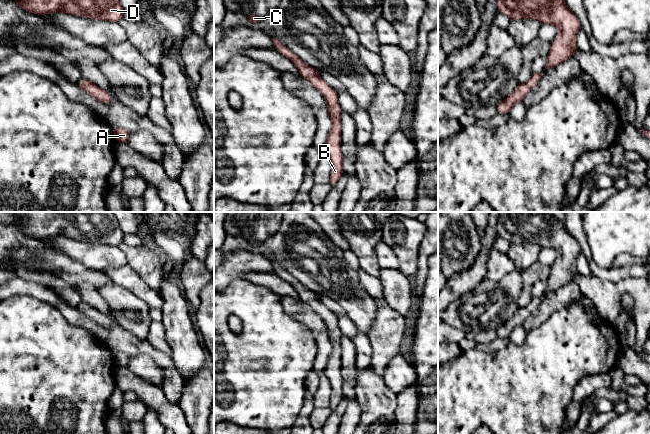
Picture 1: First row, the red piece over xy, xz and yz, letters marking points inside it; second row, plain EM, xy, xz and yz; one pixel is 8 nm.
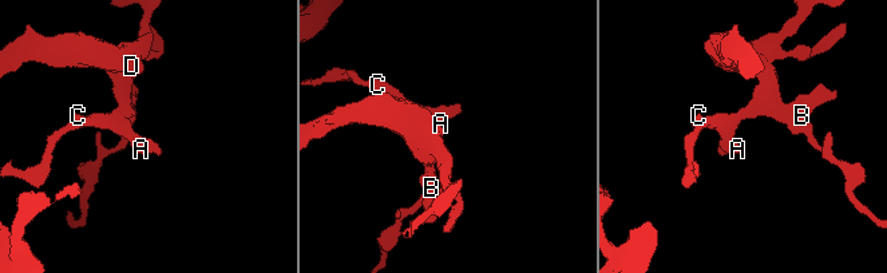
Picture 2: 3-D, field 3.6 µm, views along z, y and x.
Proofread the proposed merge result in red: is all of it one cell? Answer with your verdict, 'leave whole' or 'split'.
leave whole

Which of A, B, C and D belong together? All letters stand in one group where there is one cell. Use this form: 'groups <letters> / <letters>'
groups A B C D

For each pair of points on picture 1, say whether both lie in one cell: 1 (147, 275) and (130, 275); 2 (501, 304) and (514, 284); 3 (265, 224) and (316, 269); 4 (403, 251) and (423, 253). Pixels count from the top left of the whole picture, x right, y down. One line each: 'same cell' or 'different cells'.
1: different cells
2: same cell
3: different cells
4: different cells

